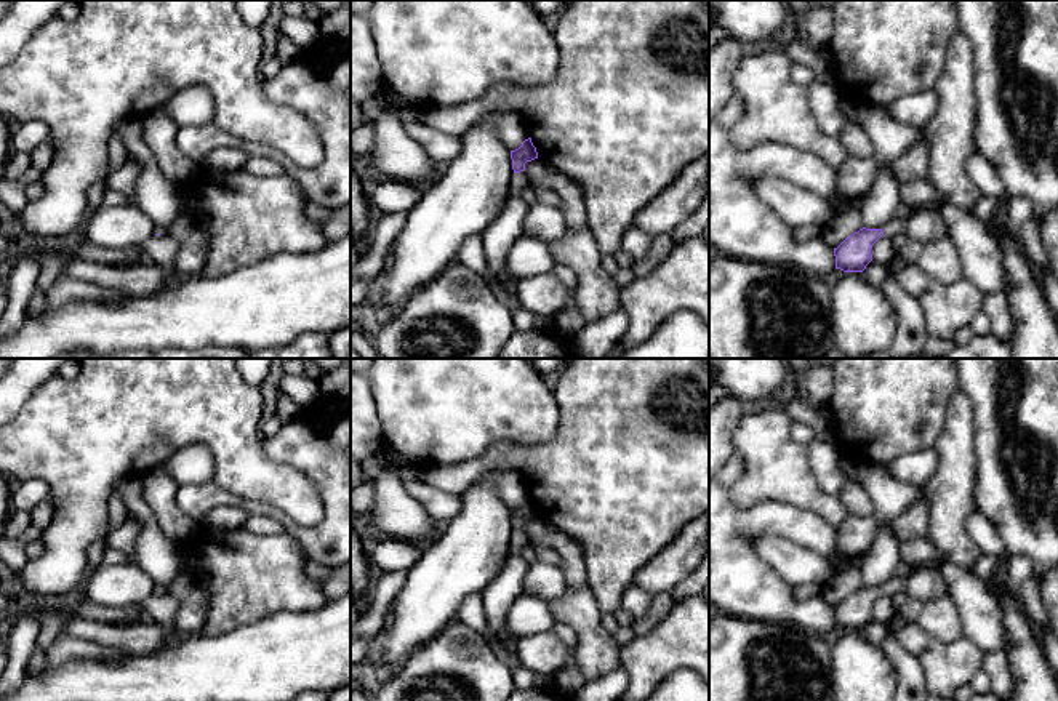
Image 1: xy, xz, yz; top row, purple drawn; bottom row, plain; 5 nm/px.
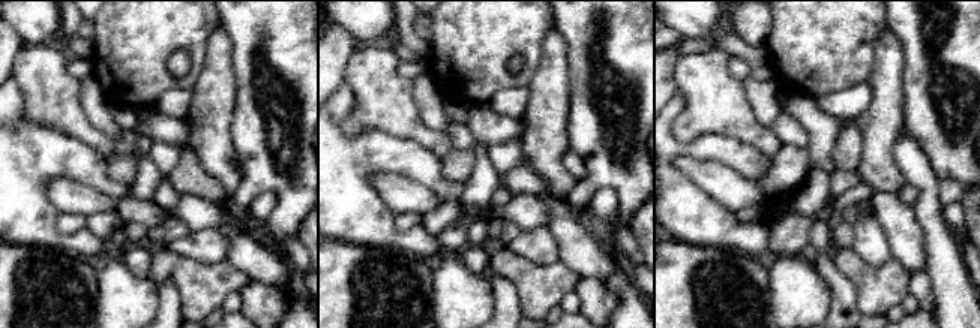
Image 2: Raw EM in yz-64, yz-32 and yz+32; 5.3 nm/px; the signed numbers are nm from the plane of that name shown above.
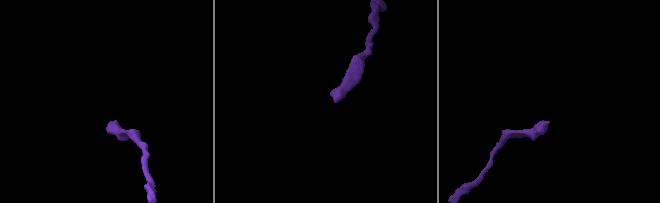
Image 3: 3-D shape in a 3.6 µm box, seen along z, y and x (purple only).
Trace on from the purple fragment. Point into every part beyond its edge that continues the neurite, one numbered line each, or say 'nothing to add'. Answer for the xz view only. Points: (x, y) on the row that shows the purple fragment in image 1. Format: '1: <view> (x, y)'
1: xz (498, 239)

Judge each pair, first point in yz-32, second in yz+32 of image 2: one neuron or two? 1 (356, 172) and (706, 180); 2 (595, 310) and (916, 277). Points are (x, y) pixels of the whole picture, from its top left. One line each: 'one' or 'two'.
1: two
2: one

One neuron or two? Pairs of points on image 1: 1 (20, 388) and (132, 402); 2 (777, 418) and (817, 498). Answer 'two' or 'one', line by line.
1: two
2: one

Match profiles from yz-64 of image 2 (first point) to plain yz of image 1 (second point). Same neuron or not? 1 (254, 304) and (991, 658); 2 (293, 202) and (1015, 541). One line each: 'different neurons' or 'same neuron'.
1: same neuron
2: same neuron

